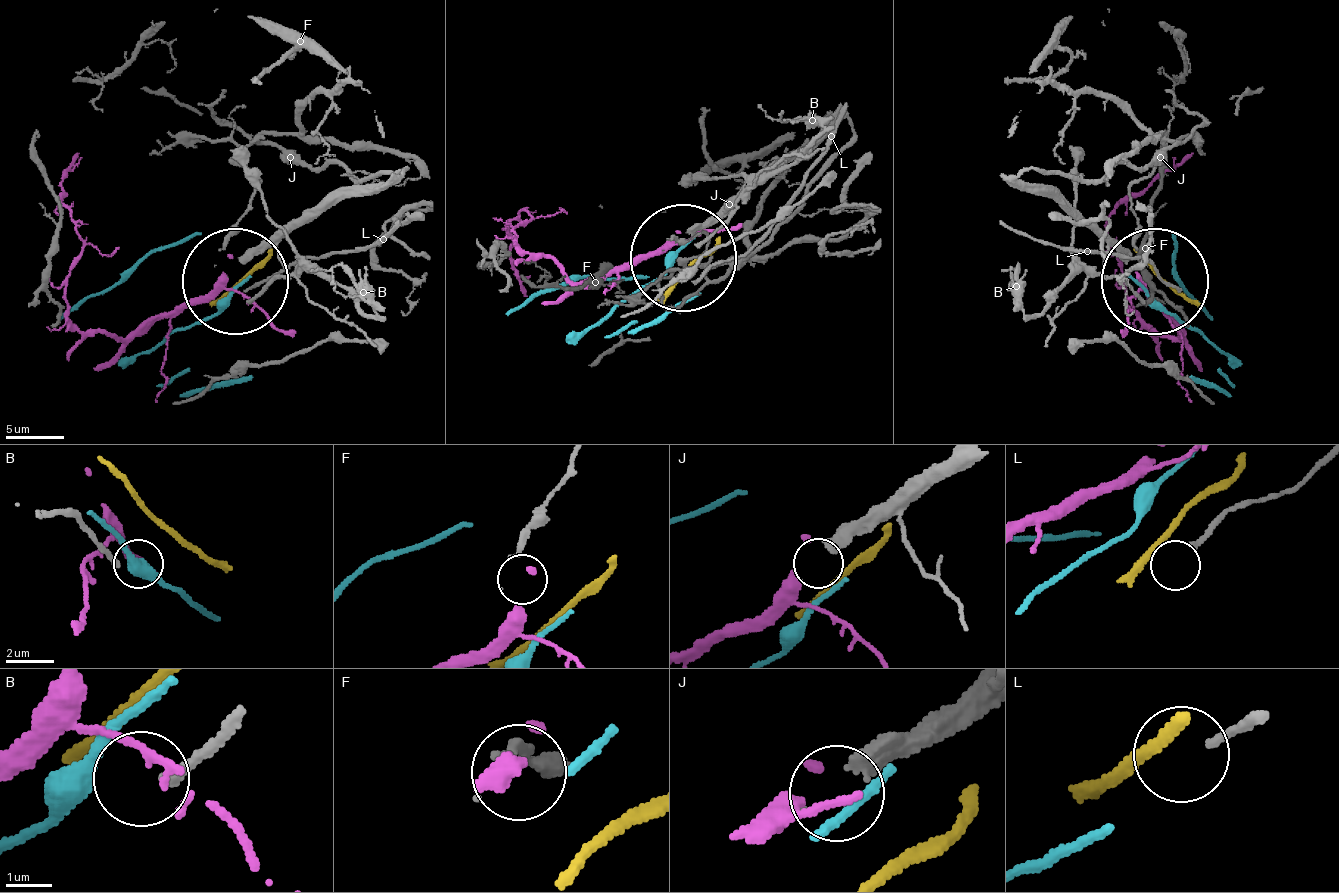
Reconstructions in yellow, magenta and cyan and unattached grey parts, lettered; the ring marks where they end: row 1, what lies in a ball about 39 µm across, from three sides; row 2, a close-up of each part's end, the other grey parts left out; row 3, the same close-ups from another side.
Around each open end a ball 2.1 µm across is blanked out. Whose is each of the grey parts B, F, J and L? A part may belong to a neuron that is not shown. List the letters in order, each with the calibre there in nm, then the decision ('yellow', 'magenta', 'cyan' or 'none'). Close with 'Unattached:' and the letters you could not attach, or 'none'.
B: 240 nm thick; none
F: 200 nm thick; none
J: 20 nm thick; none
L: 190 nm thick; none
Unattached: B, F, J, L

